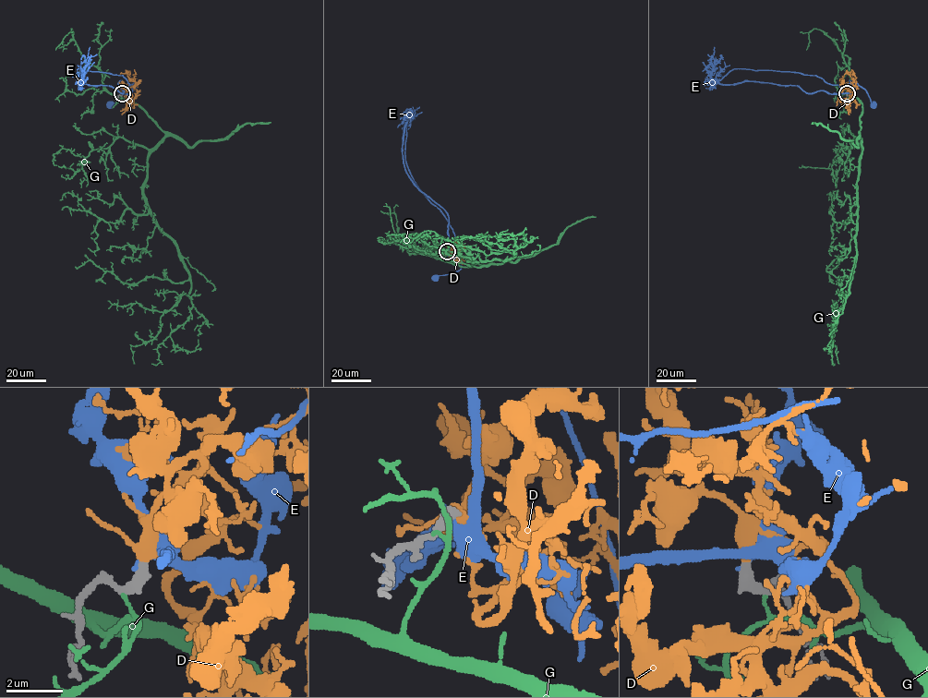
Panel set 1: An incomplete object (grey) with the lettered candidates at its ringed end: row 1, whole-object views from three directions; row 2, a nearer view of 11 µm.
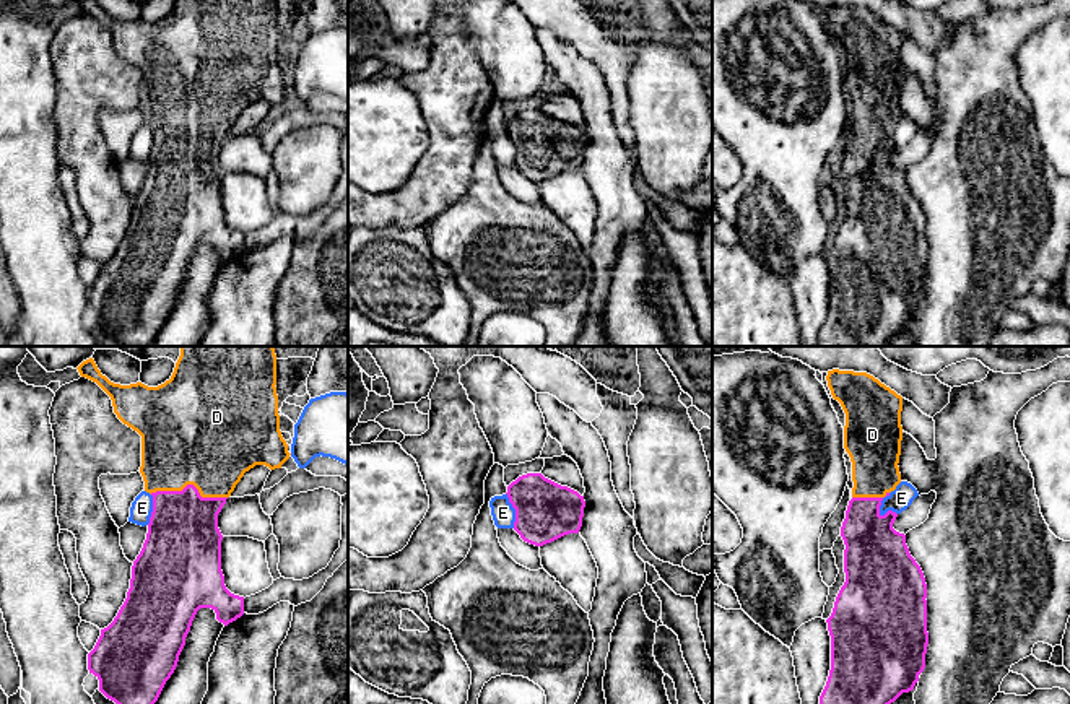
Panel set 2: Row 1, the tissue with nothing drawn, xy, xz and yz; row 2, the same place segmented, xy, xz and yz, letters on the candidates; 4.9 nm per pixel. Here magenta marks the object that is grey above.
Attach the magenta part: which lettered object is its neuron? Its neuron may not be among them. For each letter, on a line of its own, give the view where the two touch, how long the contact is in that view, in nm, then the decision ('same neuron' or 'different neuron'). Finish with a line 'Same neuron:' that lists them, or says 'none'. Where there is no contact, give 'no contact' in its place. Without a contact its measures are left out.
D: xy | 380 nm | same neuron
E: yz | 130 nm | different neuron
G: no contact | different neuron
Same neuron: D

